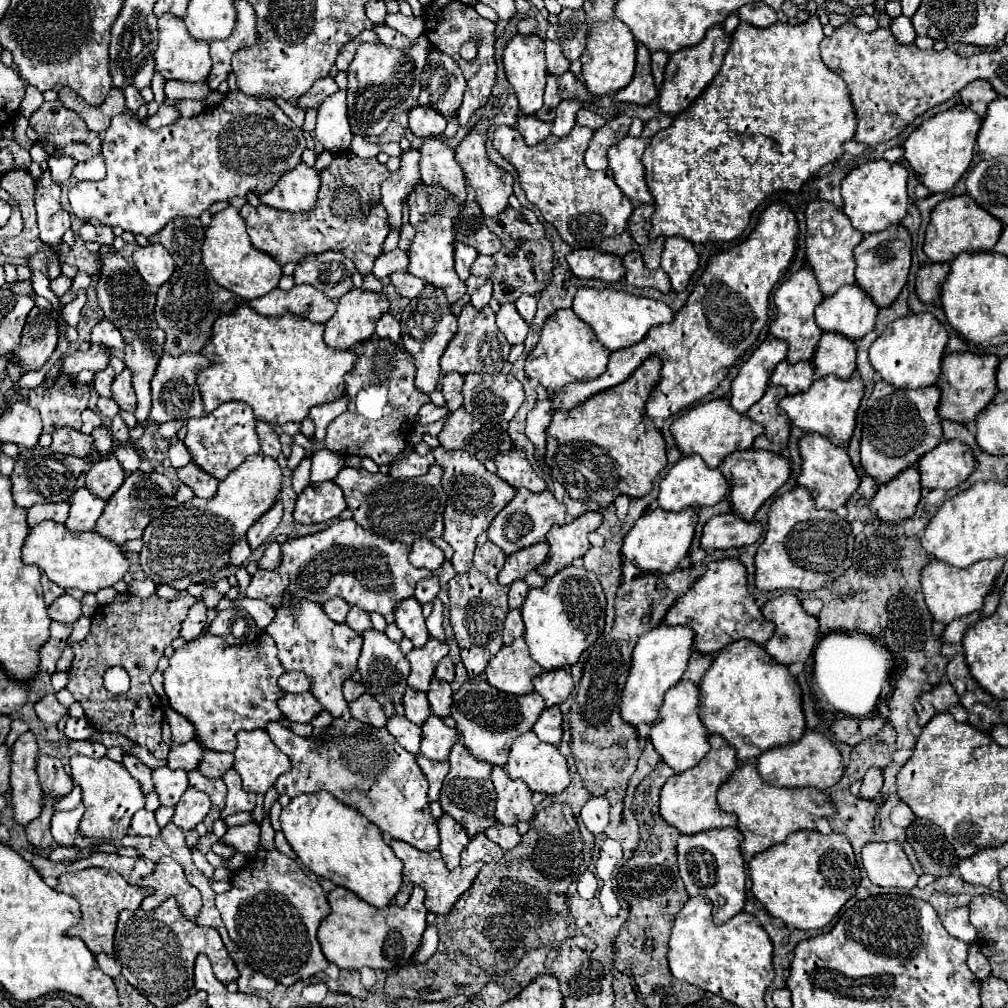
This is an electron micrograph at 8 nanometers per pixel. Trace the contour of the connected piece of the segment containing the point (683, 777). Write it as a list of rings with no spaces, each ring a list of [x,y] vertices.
[[[710,735],[710,751],[708,755],[692,769],[684,771],[684,773],[676,773],[674,777],[668,779],[668,783],[662,787],[662,795],[660,795],[660,815],[674,825],[680,833],[686,835],[694,835],[700,831],[708,831],[708,829],[720,829],[720,827],[736,827],[736,815],[726,813],[718,807],[716,801],[716,793],[718,787],[722,783],[726,783],[726,779],[734,773],[734,769],[738,767],[738,759],[736,759],[736,751],[720,737],[720,735]]]

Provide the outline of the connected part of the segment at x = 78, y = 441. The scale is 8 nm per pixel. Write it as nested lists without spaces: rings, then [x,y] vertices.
[[[62,427],[52,433],[50,449],[58,453],[66,453],[66,455],[88,457],[88,453],[92,453],[92,435],[84,435],[80,431]]]

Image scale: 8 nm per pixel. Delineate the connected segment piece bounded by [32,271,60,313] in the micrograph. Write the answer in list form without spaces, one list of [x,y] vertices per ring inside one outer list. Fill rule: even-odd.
[[[34,271],[34,275],[32,275],[32,287],[34,287],[34,291],[40,295],[40,297],[44,297],[44,299],[48,299],[50,303],[52,303],[52,307],[54,307],[54,311],[56,313],[60,313],[60,299],[50,291],[50,279],[44,275],[44,273],[40,273],[40,271]]]

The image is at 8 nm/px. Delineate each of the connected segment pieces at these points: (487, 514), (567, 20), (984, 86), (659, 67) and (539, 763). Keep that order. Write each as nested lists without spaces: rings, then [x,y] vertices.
[[[444,447],[430,449],[428,455],[418,455],[414,449],[400,461],[390,465],[390,475],[394,479],[402,477],[416,477],[428,473],[430,465],[440,465],[444,469],[442,487],[450,497],[446,503],[446,521],[444,521],[444,541],[454,549],[452,567],[456,573],[466,573],[472,567],[472,555],[476,549],[476,537],[488,529],[492,519],[514,499],[516,489],[512,489],[506,481],[500,481],[498,475],[488,473],[484,463],[476,461],[466,451],[448,451]]]
[[[562,9],[558,23],[550,25],[546,39],[552,39],[562,45],[564,55],[570,61],[580,59],[586,45],[586,15],[584,9]]]
[[[972,81],[968,87],[964,87],[960,91],[960,99],[962,99],[962,105],[966,105],[968,109],[972,109],[976,115],[984,117],[986,115],[986,109],[990,105],[990,101],[994,101],[998,95],[996,91],[992,89],[990,81]]]
[[[654,53],[652,55],[652,77],[656,87],[660,87],[662,83],[662,75],[664,75],[664,67],[668,63],[668,55],[666,53]]]
[[[528,731],[524,735],[520,735],[510,751],[510,761],[506,765],[508,777],[514,779],[522,779],[528,783],[528,787],[532,791],[538,793],[546,793],[546,795],[554,795],[554,793],[562,793],[568,785],[570,785],[570,771],[568,771],[568,763],[566,759],[560,755],[560,751],[544,741],[540,741],[536,737],[536,733]]]

